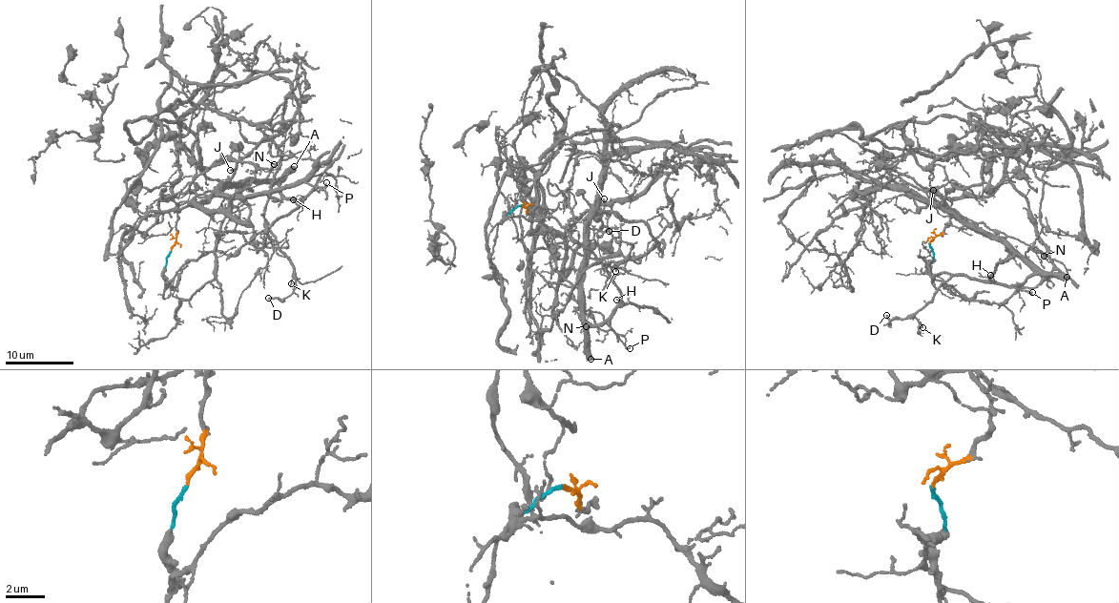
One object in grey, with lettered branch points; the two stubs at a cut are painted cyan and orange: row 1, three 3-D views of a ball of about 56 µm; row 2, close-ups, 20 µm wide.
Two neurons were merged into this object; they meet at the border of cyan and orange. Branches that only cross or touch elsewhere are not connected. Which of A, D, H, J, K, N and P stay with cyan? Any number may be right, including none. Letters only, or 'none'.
A, D, H, J, K, N, P

